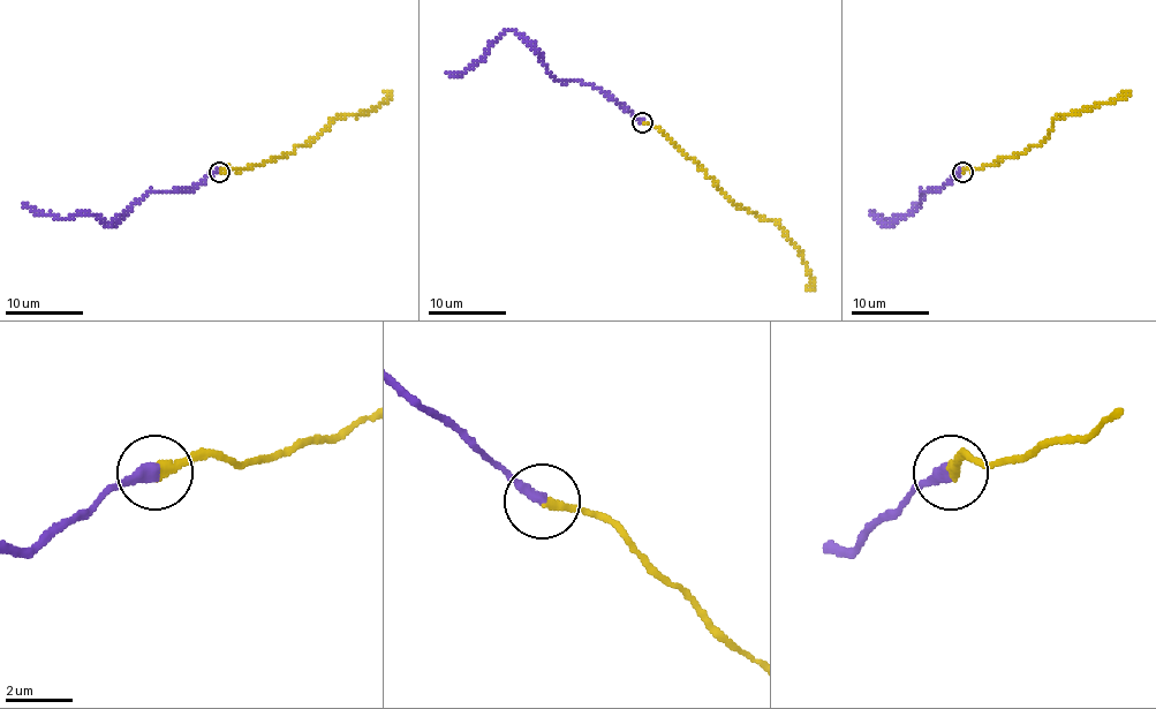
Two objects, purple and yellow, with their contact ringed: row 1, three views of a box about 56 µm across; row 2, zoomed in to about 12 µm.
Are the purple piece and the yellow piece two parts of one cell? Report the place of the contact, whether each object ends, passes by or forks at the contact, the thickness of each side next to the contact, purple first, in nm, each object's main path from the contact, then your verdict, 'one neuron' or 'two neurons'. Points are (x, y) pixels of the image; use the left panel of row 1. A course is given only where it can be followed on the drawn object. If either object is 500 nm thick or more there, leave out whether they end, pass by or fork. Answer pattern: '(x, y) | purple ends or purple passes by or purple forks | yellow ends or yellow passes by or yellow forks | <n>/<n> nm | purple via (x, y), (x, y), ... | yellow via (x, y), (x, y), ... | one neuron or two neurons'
(219, 172) | purple ends | yellow ends | 380/260 nm | purple via (219, 172), (213, 172), (190, 189), (146, 193), (110, 224), (82, 215), (59, 218), (42, 215), (24, 204) | yellow via (219, 172), (250, 167), (303, 146), (334, 119), (367, 113), (388, 98), (386, 92) | one neuron

